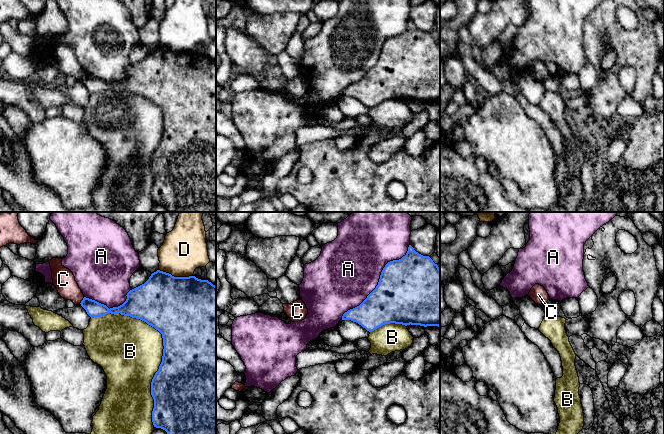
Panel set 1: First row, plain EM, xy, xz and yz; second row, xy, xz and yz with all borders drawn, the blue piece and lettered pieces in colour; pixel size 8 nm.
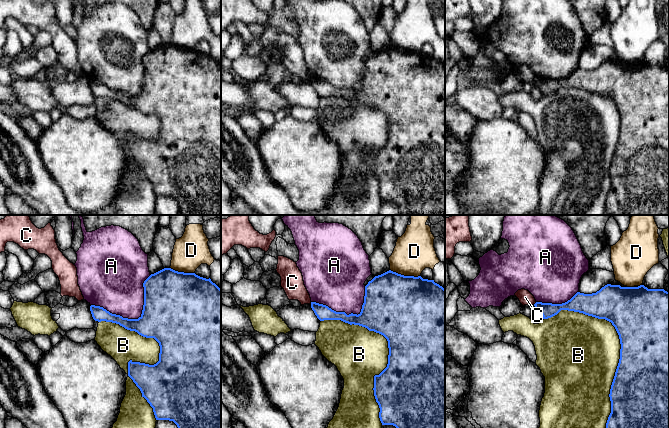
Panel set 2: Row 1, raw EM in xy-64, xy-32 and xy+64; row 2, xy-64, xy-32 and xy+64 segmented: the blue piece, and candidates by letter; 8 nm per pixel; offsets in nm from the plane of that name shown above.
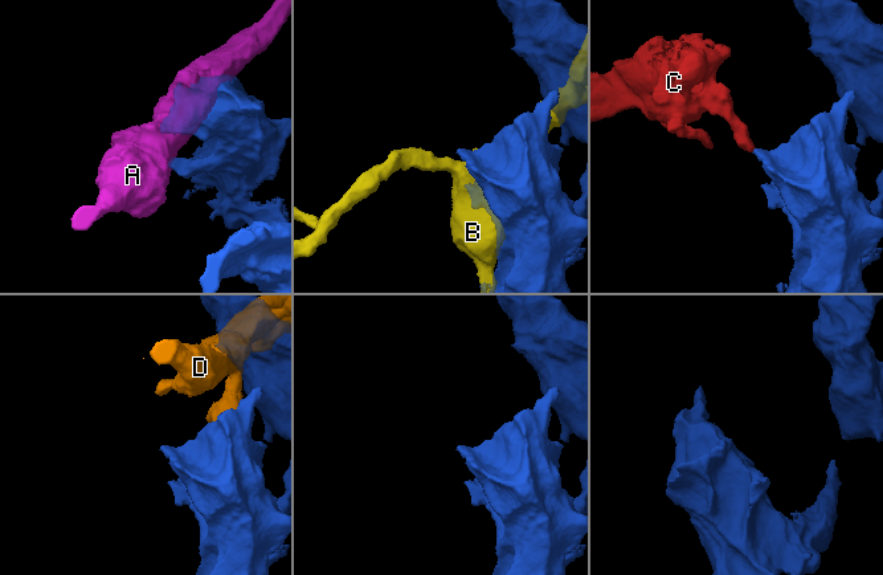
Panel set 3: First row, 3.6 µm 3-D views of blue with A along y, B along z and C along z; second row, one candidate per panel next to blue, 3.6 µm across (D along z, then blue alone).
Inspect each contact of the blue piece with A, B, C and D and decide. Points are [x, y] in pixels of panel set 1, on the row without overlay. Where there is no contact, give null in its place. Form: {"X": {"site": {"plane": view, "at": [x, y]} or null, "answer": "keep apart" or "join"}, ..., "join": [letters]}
{"A": {"site": {"plane": "xz", "at": [379, 56]}, "answer": "keep apart"}, "B": {"site": {"plane": "xy", "at": [163, 121]}, "answer": "keep apart"}, "C": {"site": {"plane": "xy", "at": [82, 76]}, "answer": "keep apart"}, "D": {"site": {"plane": "xy", "at": [176, 53]}, "answer": "keep apart"}, "join": []}

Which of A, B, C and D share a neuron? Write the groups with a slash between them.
A / B / C / D

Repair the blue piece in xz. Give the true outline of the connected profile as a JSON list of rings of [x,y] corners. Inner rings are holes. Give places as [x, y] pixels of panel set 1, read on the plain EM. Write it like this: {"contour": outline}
{"contour": [[[409,21],[405,32],[385,41],[376,64],[359,82],[345,88],[342,96],[356,98],[369,108],[390,99],[440,103],[440,44]]]}

